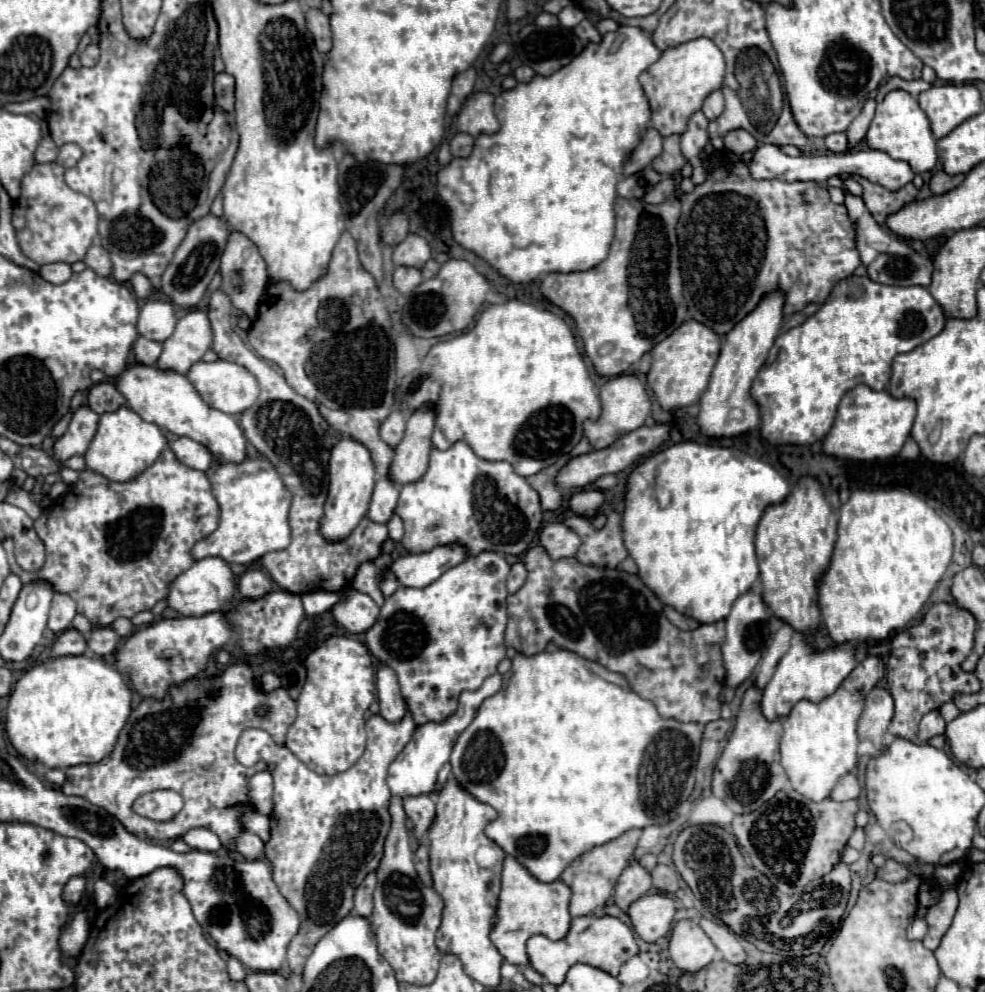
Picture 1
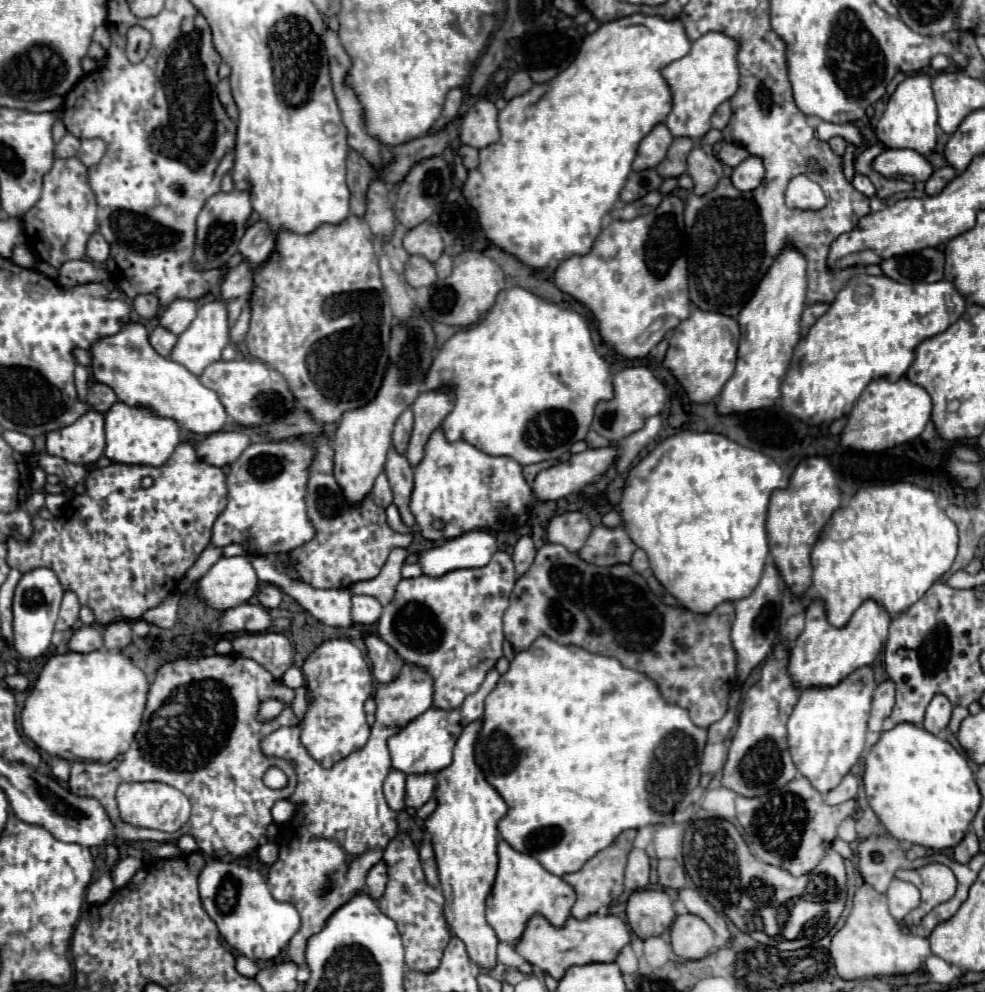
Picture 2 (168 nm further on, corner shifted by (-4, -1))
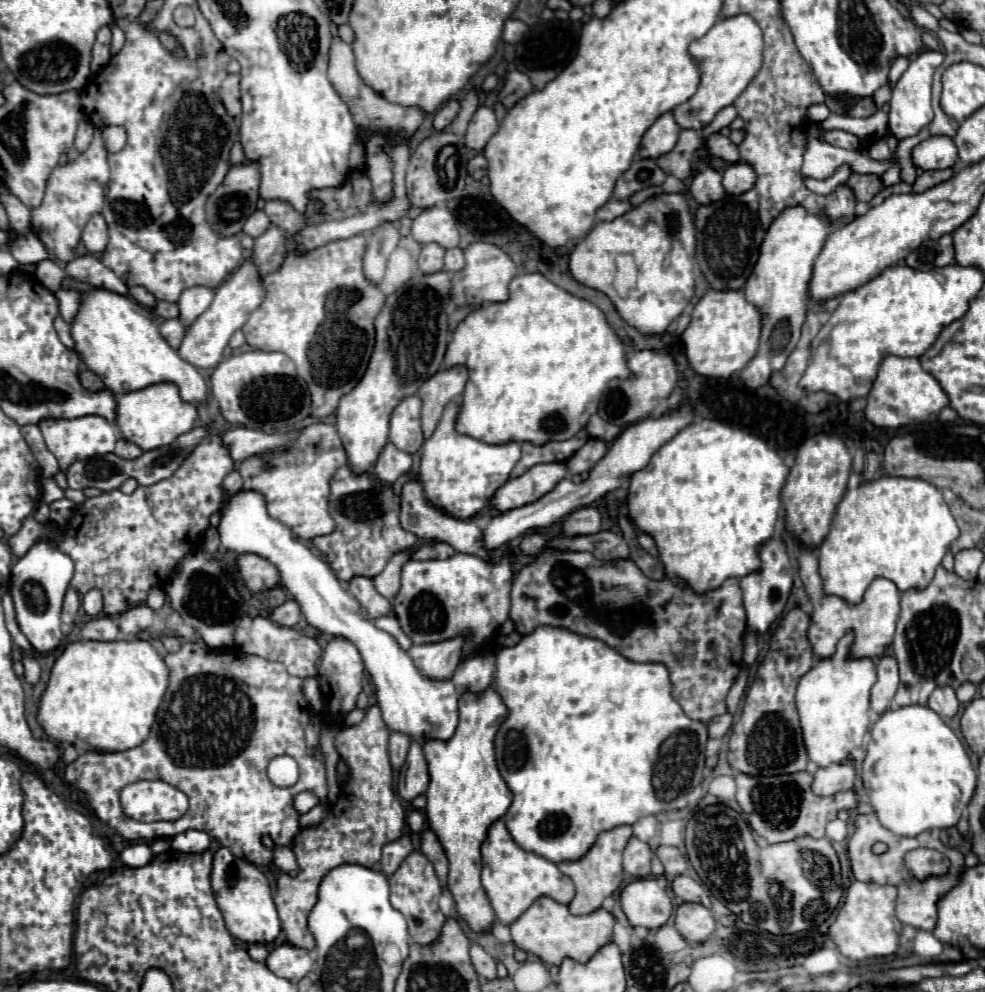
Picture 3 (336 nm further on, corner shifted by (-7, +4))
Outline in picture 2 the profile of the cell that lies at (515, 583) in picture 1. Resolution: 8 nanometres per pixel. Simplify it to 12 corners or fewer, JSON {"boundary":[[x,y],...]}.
{"boundary":[[521,536],[513,562],[517,576],[525,574],[535,560],[531,536]]}

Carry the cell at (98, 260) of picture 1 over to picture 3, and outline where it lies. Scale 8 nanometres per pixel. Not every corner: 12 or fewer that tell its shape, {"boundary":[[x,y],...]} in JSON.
{"boundary":[[94,215],[82,243],[90,253],[108,245],[108,229],[102,215]]}

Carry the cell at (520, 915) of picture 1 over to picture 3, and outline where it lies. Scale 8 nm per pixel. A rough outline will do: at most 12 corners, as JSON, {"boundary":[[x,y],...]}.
{"boundary":[[502,819],[482,845],[482,885],[502,925],[574,883],[518,847]]}

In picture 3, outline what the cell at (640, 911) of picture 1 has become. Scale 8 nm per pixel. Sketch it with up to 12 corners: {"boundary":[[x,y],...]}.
{"boundary":[[654,877],[628,883],[620,903],[632,927],[656,929],[672,901]]}

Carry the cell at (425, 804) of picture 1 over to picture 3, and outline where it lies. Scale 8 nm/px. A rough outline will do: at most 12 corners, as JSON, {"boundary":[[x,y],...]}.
{"boundary":[[410,745],[404,781],[398,785],[402,799],[426,793],[430,775],[422,745]]}

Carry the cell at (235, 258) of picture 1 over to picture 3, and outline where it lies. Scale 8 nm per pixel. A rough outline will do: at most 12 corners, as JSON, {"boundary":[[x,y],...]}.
{"boundary":[[254,211],[244,225],[244,233],[256,239],[268,227],[264,211]]}

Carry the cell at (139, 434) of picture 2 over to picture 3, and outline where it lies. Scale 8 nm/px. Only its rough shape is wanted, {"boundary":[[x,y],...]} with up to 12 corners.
{"boundary":[[172,383],[126,393],[122,439],[152,451],[188,433],[196,405]]}

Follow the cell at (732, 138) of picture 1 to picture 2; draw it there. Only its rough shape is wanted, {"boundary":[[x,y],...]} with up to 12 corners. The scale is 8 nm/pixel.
{"boundary":[[723,144],[717,158],[735,168],[749,156],[745,148]]}

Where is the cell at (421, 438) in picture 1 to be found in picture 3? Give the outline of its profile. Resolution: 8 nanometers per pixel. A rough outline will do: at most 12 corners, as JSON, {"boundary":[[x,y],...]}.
{"boundary":[[466,367],[440,369],[422,385],[422,433],[434,433],[446,403],[462,395]]}

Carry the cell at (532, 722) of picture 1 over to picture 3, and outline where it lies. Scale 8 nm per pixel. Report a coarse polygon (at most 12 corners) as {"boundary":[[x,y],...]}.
{"boundary":[[540,625],[498,651],[522,849],[686,807],[708,731],[664,665]]}

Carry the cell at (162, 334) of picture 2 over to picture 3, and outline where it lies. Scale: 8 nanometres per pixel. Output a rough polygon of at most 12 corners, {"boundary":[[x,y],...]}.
{"boundary":[[178,319],[160,323],[160,335],[172,349],[180,347],[186,327]]}

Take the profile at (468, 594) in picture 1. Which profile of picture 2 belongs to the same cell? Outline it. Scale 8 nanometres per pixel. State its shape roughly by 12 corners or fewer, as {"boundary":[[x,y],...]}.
{"boundary":[[517,574],[401,580],[377,634],[459,708],[503,656]]}

